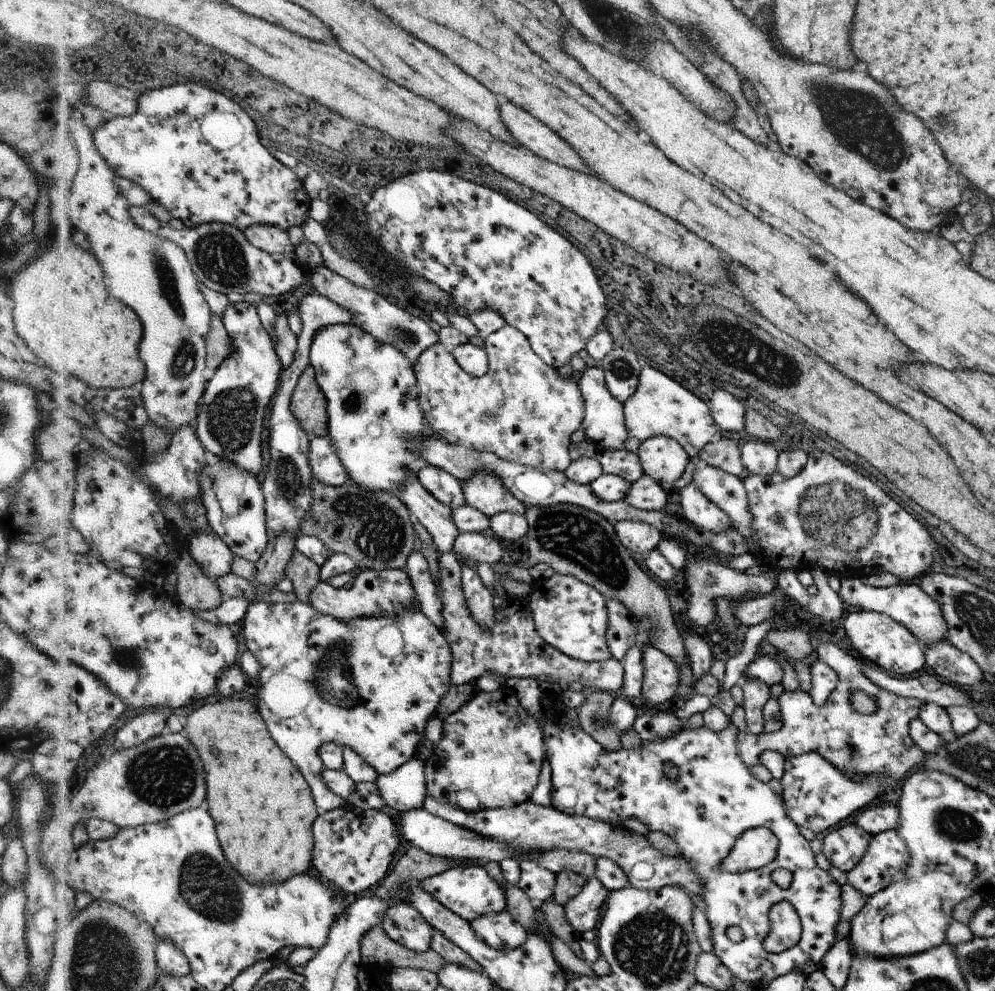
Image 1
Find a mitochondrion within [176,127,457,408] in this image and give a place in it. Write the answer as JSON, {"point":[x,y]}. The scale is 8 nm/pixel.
{"point":[219,255]}

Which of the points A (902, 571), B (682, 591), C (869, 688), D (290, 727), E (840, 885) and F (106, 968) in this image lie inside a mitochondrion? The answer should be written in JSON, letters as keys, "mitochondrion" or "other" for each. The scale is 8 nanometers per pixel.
{"A":"other","B":"other","C":"other","D":"other","E":"other","F":"mitochondrion"}

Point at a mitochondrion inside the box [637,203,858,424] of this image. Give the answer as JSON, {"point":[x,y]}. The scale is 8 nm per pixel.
{"point":[737,347]}

